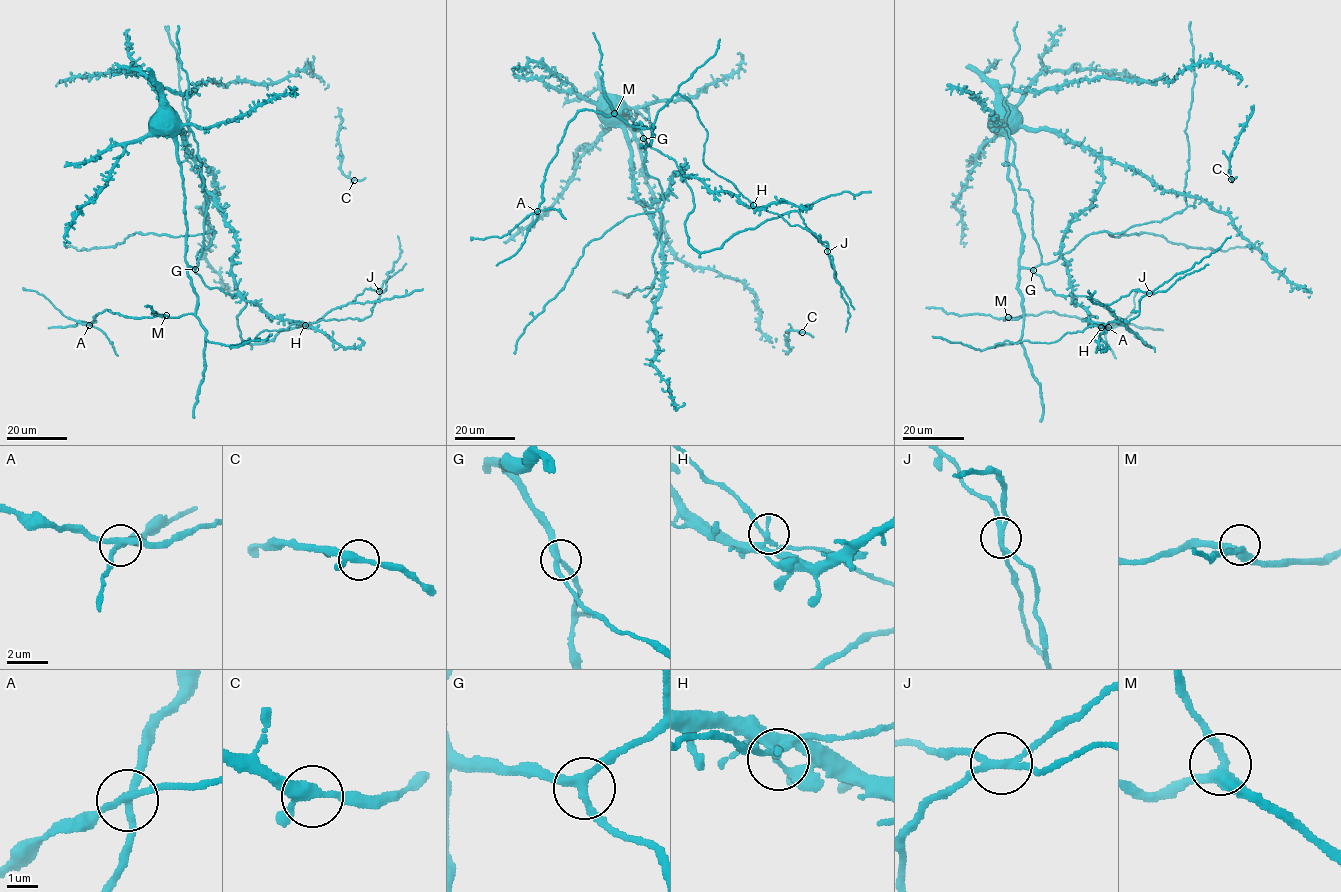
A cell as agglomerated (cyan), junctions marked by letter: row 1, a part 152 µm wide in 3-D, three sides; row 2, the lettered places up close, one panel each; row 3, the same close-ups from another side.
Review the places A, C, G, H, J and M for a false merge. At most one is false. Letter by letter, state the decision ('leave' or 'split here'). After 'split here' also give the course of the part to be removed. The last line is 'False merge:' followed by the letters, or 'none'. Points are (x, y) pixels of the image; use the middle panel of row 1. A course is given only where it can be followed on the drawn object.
A: split here | (537, 211), (531, 213), (502, 237), (470, 240)
C: leave
G: leave
H: leave
J: leave
M: leave
False merge: A

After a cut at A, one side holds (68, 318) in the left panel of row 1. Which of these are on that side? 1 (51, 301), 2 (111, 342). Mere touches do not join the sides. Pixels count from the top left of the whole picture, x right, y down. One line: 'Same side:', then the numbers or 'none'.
Same side: 1, 2

